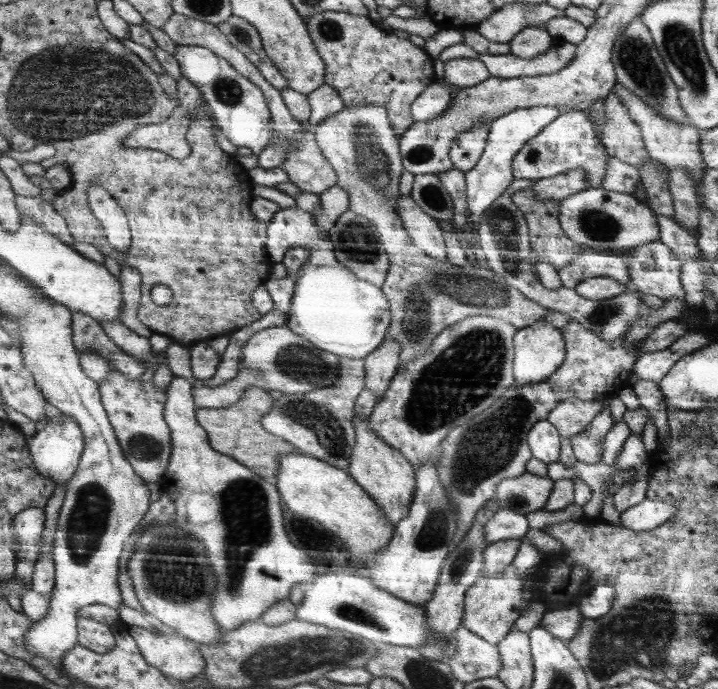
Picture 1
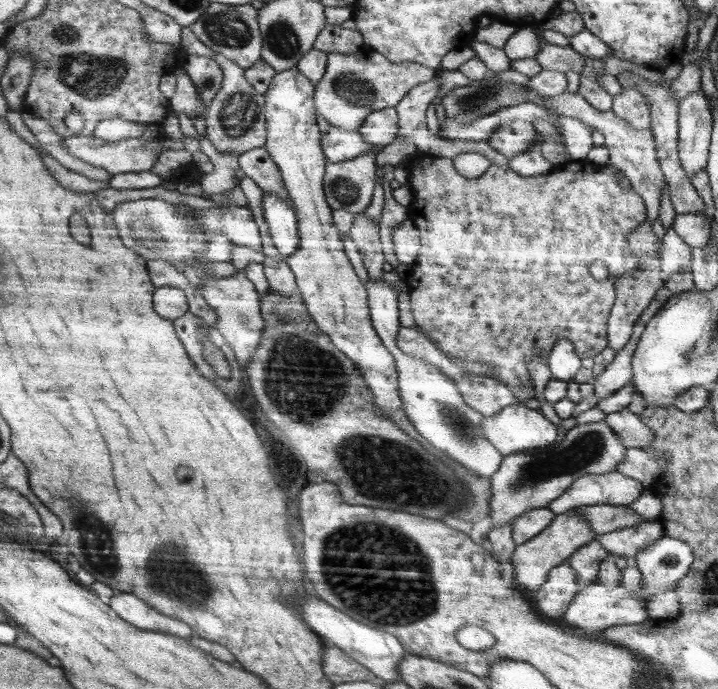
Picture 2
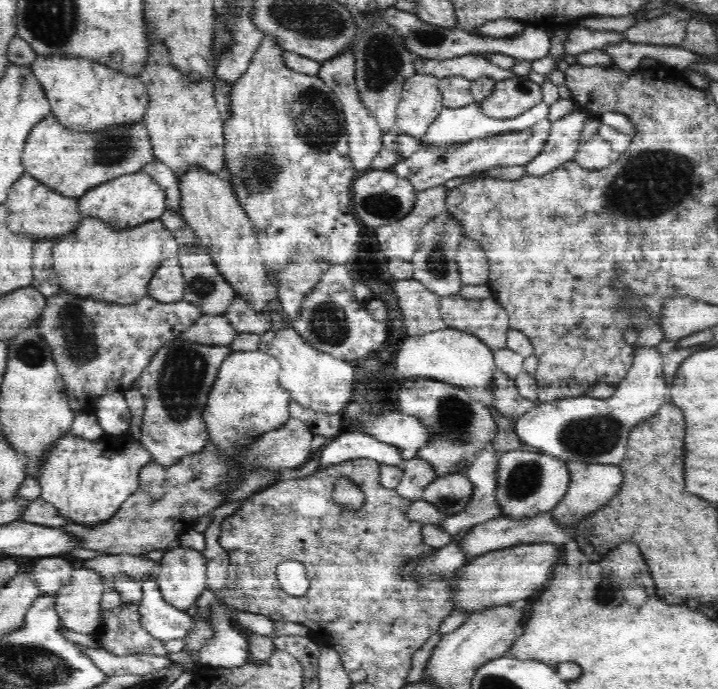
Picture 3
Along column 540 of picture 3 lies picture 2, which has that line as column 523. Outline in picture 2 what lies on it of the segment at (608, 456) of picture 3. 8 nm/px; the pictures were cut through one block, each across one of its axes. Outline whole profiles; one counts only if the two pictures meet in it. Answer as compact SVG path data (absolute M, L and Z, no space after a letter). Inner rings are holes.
M520 402L501 408L492 416L484 416L482 427L484 427L485 438L501 451L504 458L528 448L546 447L546 444L552 444L556 440L556 425L548 422L540 410L530 409Z

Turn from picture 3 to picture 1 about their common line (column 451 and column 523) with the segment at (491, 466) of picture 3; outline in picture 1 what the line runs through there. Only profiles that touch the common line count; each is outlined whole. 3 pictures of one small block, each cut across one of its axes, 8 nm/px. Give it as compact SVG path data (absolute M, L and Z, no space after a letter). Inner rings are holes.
M499 508L484 525L484 534L488 546L490 543L509 539L524 538L531 529L526 515L518 514L510 508Z

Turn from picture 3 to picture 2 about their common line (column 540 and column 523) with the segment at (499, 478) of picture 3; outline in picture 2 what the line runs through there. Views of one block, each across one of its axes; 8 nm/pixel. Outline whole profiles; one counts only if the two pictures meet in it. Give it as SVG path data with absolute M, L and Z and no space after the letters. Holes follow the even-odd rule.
M600 419L598 422L576 425L567 432L557 448L542 452L542 468L540 452L505 456L500 468L489 478L492 486L488 517L491 526L506 526L529 510L547 507L579 478L616 471L619 462L625 459L626 449L618 435L607 425L606 419Z

